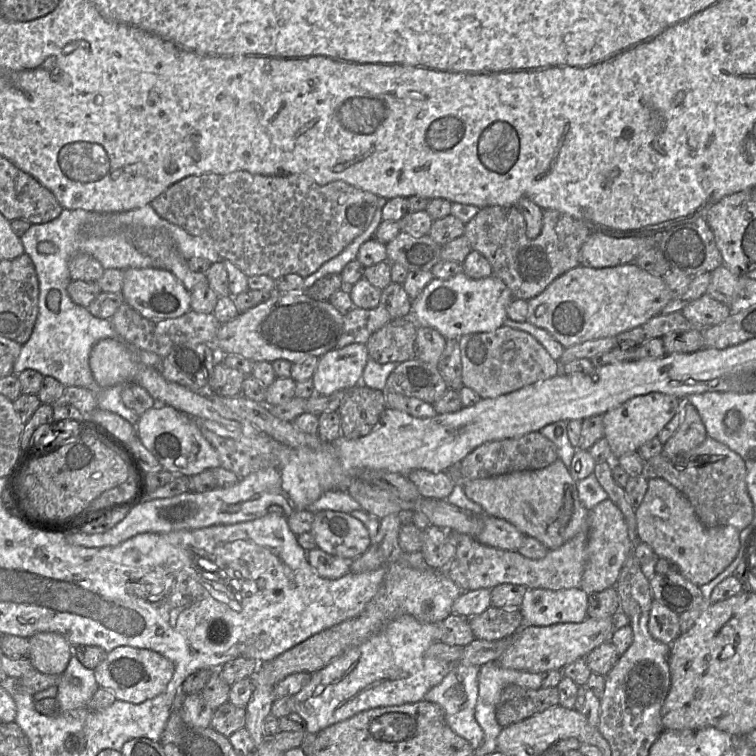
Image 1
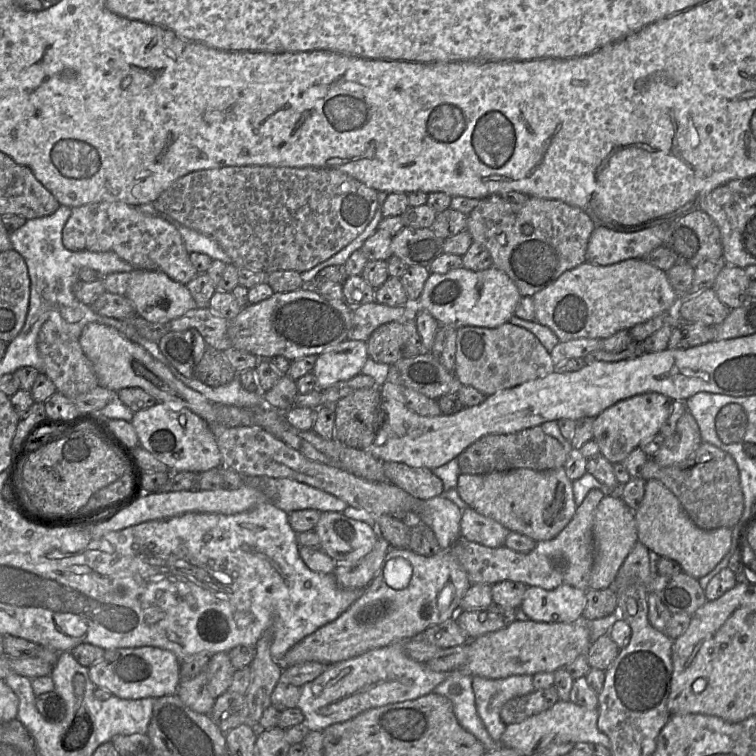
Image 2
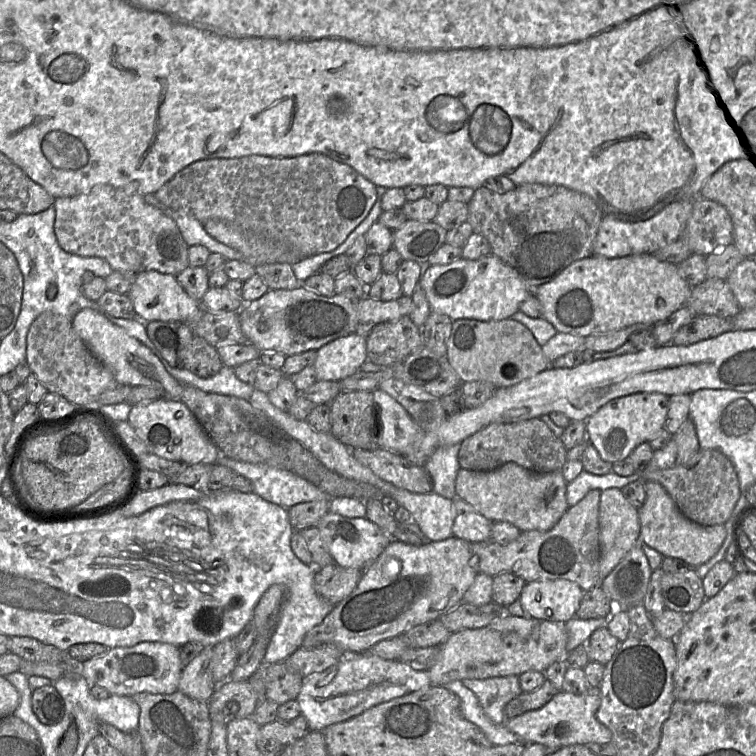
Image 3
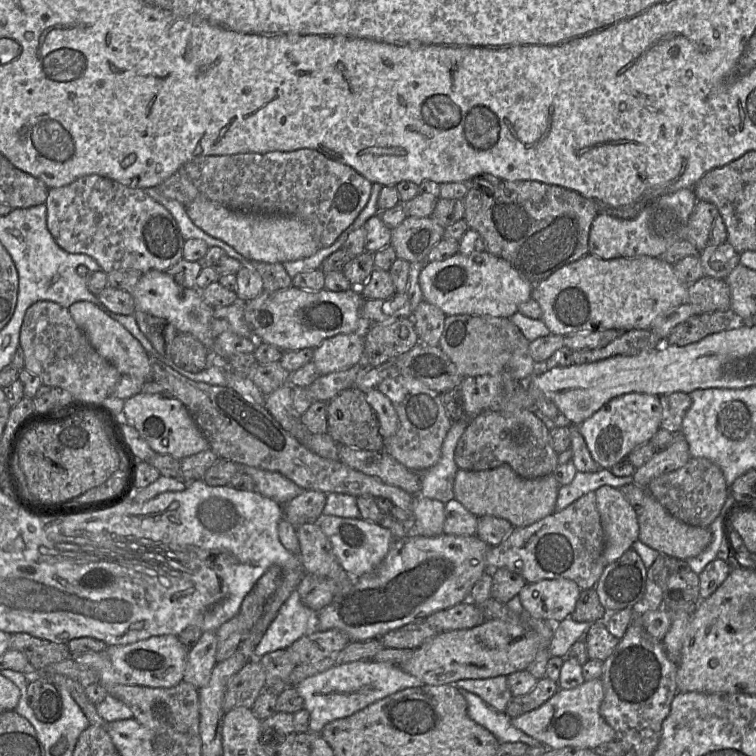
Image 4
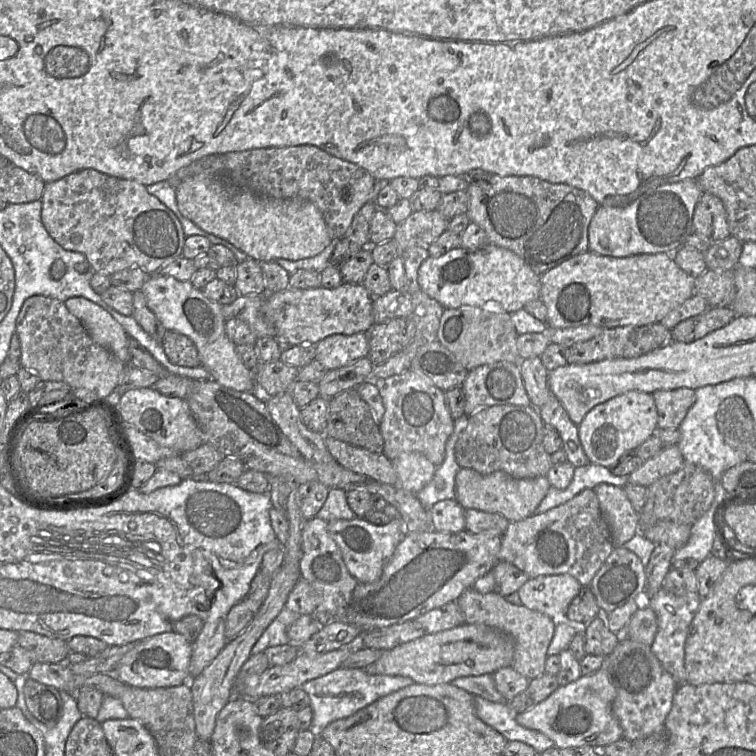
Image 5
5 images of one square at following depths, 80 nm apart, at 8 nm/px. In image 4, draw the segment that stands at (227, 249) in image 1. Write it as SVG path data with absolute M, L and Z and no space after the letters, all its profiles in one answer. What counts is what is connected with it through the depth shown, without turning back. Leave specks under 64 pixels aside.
M309 148L289 152L250 152L198 157L182 165L169 178L157 185L161 195L180 202L184 207L194 200L208 200L241 213L298 217L310 226L320 248L331 246L355 221L369 200L371 187L372 183L352 167Z

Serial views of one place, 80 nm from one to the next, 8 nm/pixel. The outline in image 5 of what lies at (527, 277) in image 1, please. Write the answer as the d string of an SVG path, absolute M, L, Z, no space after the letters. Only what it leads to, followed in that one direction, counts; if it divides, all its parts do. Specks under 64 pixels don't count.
M491 175L486 181L470 184L466 191L469 198L466 214L471 222L486 232L488 243L514 252L540 276L562 262L589 251L589 225L599 205L582 189L533 176Z

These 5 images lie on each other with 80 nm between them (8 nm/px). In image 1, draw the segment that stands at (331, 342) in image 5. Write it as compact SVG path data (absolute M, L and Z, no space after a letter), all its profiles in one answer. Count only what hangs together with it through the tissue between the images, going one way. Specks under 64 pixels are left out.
M353 343L326 352L319 357L312 377L315 393L331 395L355 388L361 383L368 359L366 344Z

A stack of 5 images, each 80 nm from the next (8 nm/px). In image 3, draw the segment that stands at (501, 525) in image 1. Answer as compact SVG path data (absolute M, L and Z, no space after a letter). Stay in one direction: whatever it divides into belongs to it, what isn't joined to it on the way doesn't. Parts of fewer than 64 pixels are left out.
M460 498L452 501L456 510L452 526L453 536L470 543L490 541L492 521Z

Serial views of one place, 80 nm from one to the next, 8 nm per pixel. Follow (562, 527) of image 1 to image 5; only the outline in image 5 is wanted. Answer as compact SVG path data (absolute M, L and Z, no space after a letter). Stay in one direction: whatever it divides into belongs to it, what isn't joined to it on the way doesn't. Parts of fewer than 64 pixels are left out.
M460 468L455 477L455 500L465 509L499 513L509 522L523 520L534 513L551 487L546 476L516 479L503 471L482 474Z

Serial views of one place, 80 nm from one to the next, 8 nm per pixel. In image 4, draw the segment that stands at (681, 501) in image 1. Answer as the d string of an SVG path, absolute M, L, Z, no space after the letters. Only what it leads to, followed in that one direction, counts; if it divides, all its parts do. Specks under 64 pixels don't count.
M646 492L644 504L636 511L639 524L639 539L647 546L657 550L664 556L682 560L693 558L701 554L712 541L709 528L688 525L672 516L651 494Z

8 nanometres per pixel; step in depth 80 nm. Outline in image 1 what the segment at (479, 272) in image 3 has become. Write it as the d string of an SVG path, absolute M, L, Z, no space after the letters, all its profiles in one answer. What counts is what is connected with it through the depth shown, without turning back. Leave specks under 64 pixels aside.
M462 272L447 280L433 278L412 301L411 317L417 326L436 329L446 340L458 340L465 334L492 332L503 326L513 299L511 290L500 278L492 275L472 279Z

